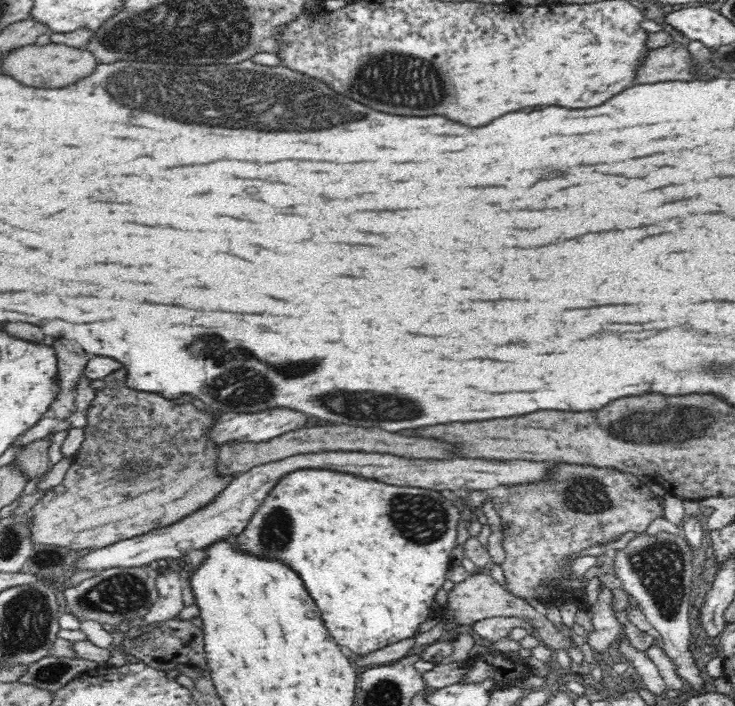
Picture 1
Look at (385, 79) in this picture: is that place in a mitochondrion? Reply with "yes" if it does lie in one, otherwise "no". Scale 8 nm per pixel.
yes

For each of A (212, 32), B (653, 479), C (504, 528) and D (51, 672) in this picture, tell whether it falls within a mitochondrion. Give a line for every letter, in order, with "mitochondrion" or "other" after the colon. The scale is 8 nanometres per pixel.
A: mitochondrion
B: other
C: other
D: mitochondrion

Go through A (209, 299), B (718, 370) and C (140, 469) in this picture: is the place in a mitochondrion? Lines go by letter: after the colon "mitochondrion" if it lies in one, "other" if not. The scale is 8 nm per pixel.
A: other
B: mitochondrion
C: mitochondrion

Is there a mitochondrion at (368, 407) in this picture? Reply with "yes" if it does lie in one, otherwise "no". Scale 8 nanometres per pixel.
yes

